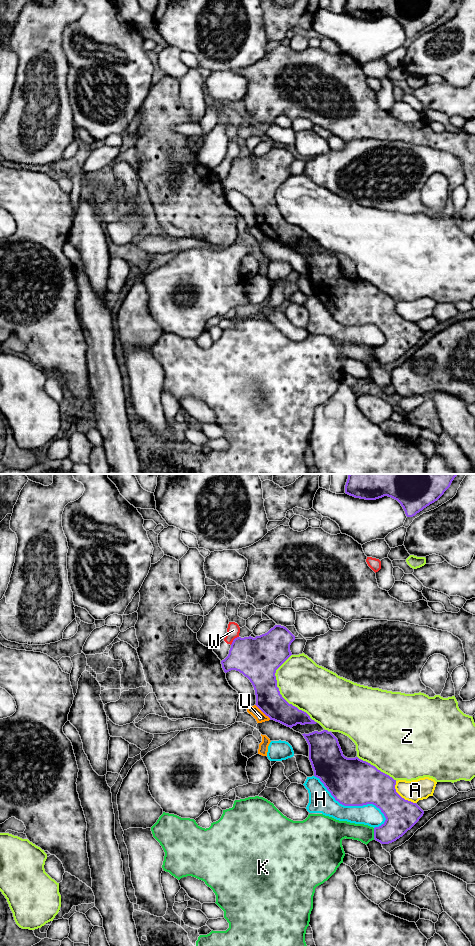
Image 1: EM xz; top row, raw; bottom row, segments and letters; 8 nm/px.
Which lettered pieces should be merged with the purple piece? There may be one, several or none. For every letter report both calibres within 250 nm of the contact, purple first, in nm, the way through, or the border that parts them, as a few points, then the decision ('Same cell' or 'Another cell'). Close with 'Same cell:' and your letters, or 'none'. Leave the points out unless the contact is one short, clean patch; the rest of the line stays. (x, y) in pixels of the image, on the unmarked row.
A: Thickness 280 nm (purple) against 170 nm. Another cell
H: Thickness 380 nm (purple) against 180 nm. Another cell
K: Thickness 240 nm (purple) against 140 nm. Another cell
U: Thickness 200 nm (purple) against 90 nm. Another cell
W: Thickness 340 nm (purple) against 110 nm. Boundary: xz (238, 156), (230, 164). Another cell
Z: Thickness 240 nm (purple) against 380 nm. Another cell
Same cell: none

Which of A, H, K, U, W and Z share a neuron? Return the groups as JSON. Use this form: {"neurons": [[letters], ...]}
{"neurons": [["A"], ["H"], ["K"], ["U"], ["W"], ["Z"]]}

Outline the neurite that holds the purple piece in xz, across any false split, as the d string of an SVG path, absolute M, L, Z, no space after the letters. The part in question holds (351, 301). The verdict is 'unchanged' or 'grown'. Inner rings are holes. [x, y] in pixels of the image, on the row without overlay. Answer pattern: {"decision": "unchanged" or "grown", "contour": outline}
{"decision": "unchanged", "contour": "M327 250L302 254L309 265L309 280L314 296L319 298L331 315L344 326L373 324L381 330L386 340L374 348L374 359L389 364L402 357L423 336L424 331L411 321L402 318L395 309L396 300L370 283L343 275L338 259Z"}

